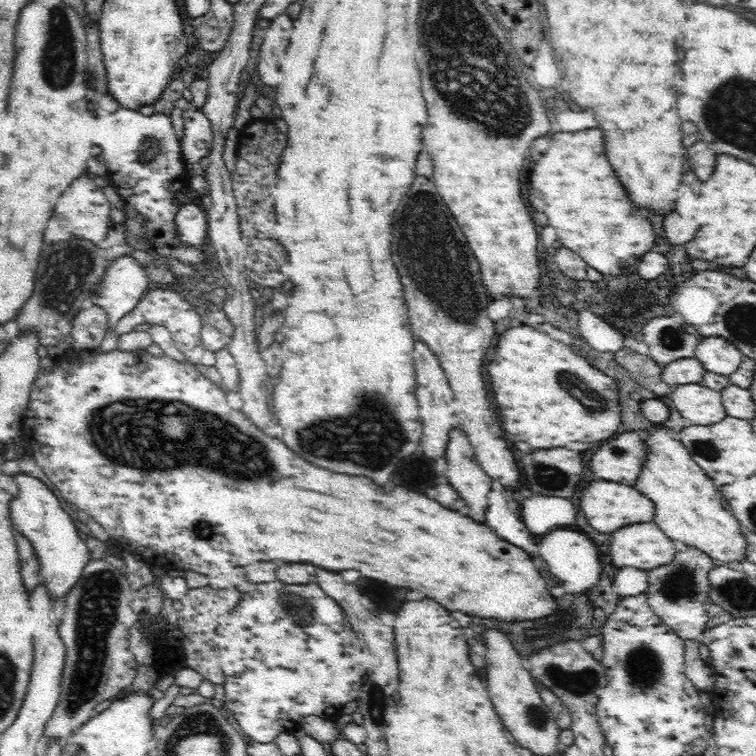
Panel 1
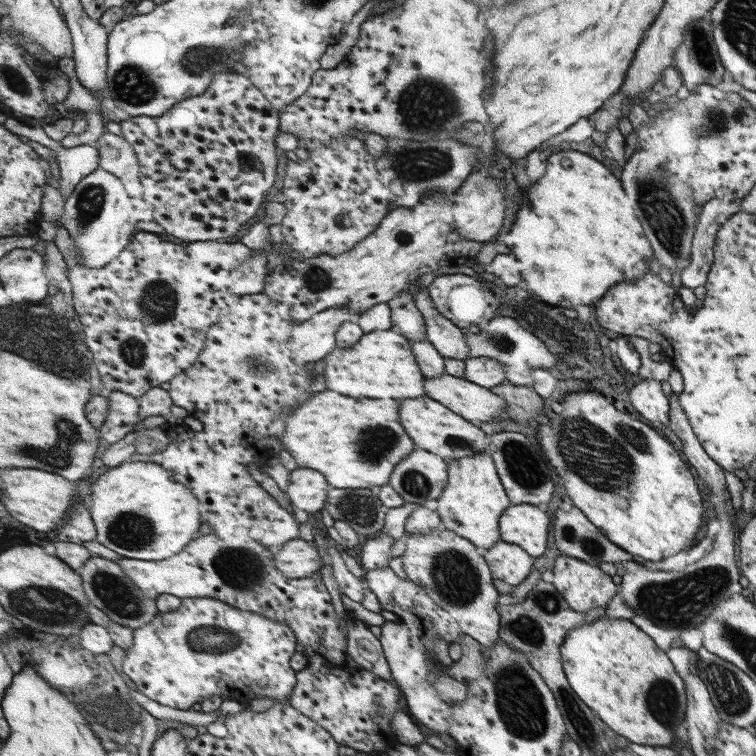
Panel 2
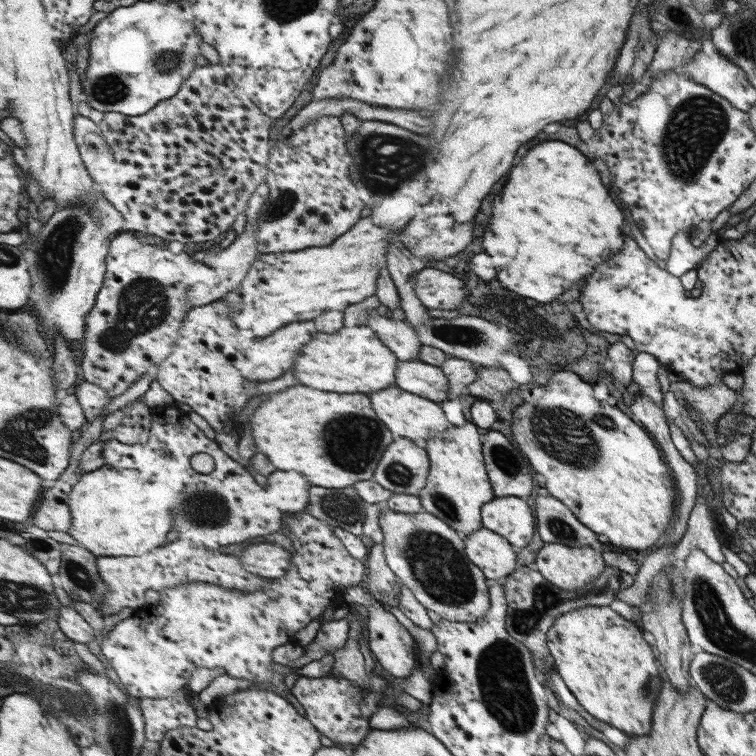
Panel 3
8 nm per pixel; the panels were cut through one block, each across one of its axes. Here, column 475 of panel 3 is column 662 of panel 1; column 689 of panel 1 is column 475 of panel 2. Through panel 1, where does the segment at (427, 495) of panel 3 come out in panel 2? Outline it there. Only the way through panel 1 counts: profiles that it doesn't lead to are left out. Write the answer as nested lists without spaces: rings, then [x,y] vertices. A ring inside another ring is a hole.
[[[476,452],[460,459],[446,460],[449,481],[442,497],[436,499],[436,512],[442,527],[463,535],[471,543],[486,550],[498,541],[502,541],[499,532],[499,519],[502,512],[510,507],[511,502],[505,494],[495,465],[489,454]]]

